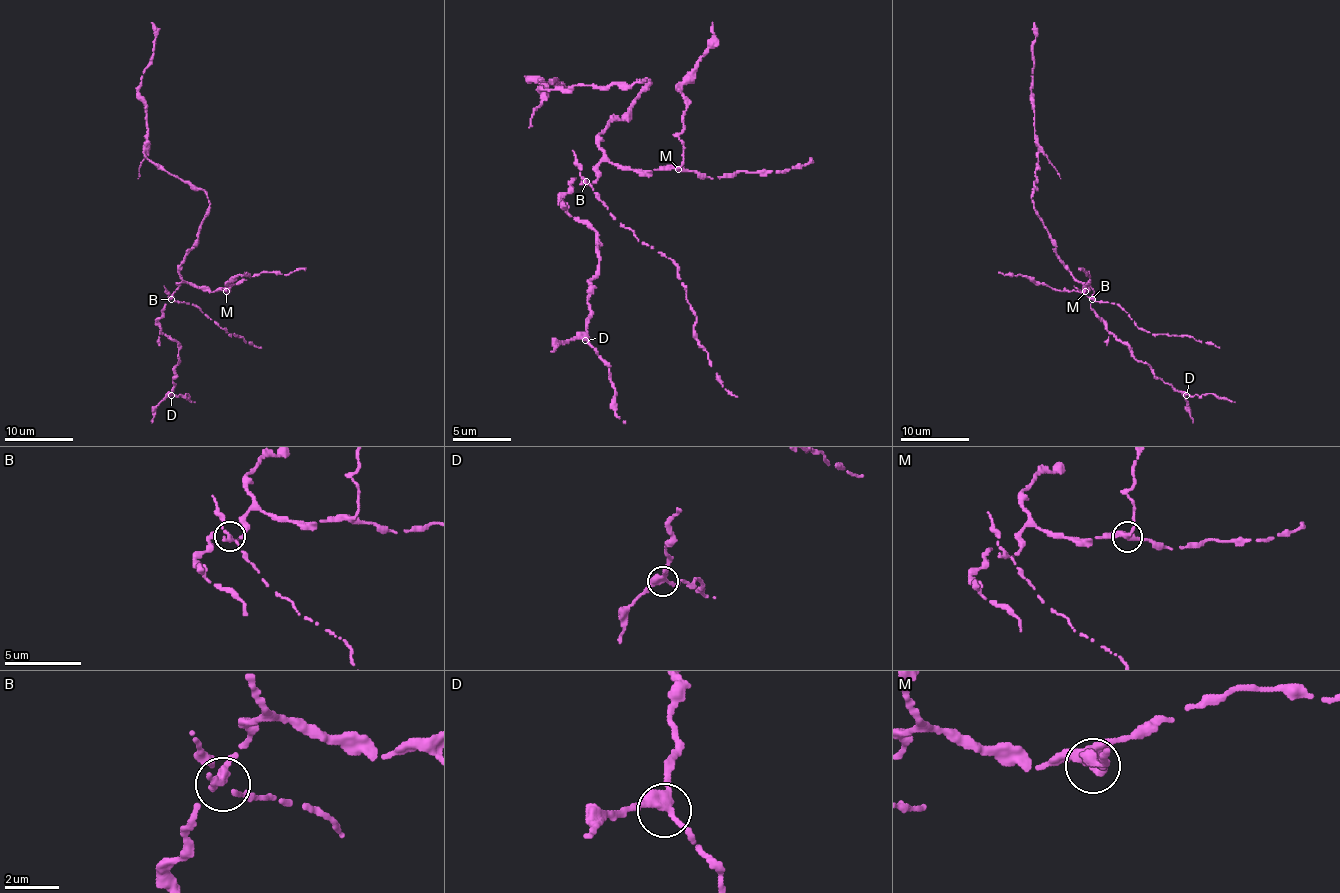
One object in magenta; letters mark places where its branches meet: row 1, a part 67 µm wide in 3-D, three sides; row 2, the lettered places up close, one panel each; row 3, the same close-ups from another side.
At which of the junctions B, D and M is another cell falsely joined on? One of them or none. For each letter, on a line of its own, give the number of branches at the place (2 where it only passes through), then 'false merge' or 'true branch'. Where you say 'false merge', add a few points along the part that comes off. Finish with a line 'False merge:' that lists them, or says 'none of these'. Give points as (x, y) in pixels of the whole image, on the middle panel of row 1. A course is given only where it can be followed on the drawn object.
B: branches 3; false merge; course (585, 180), (620, 224), (678, 268), (695, 317), (693, 337), (704, 349), (722, 387), (736, 396)
D: branches 3; true branch
M: branches 3; true branch
False merge: B

